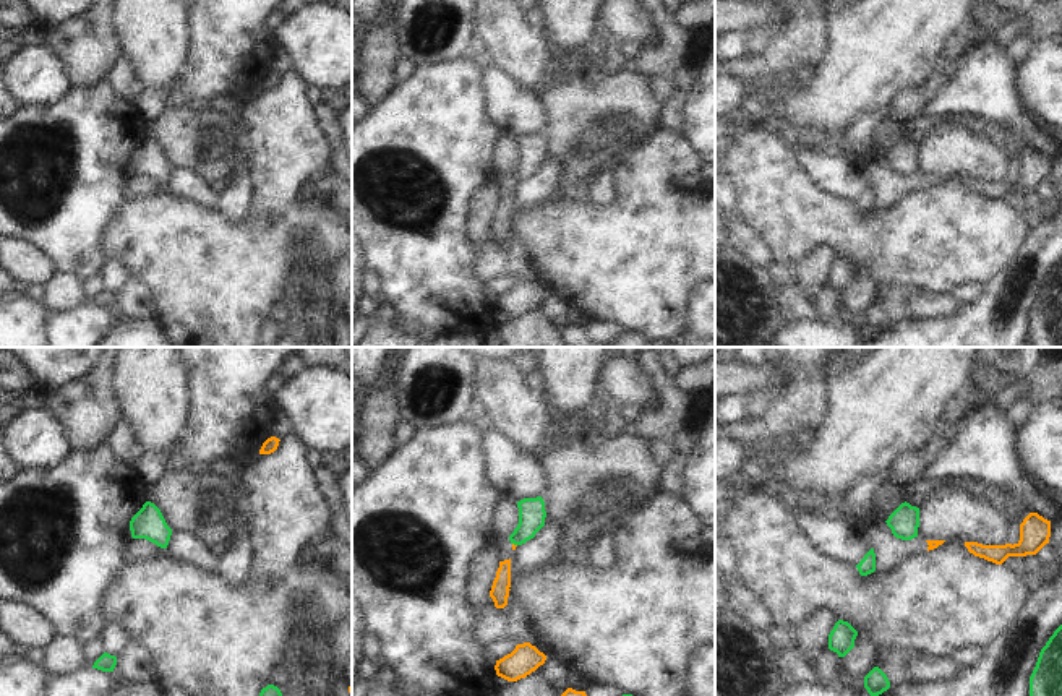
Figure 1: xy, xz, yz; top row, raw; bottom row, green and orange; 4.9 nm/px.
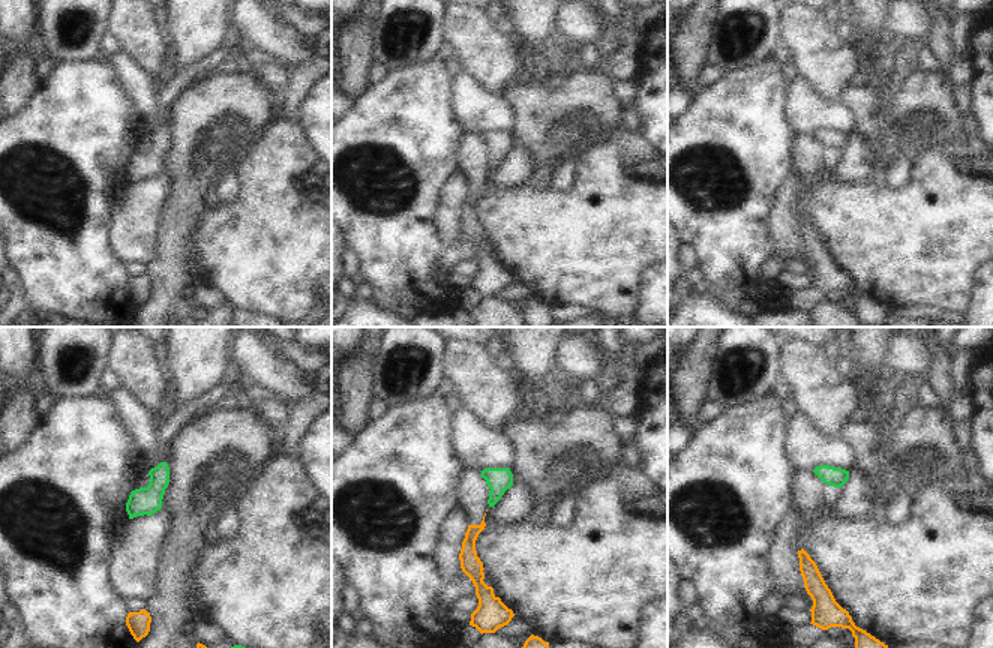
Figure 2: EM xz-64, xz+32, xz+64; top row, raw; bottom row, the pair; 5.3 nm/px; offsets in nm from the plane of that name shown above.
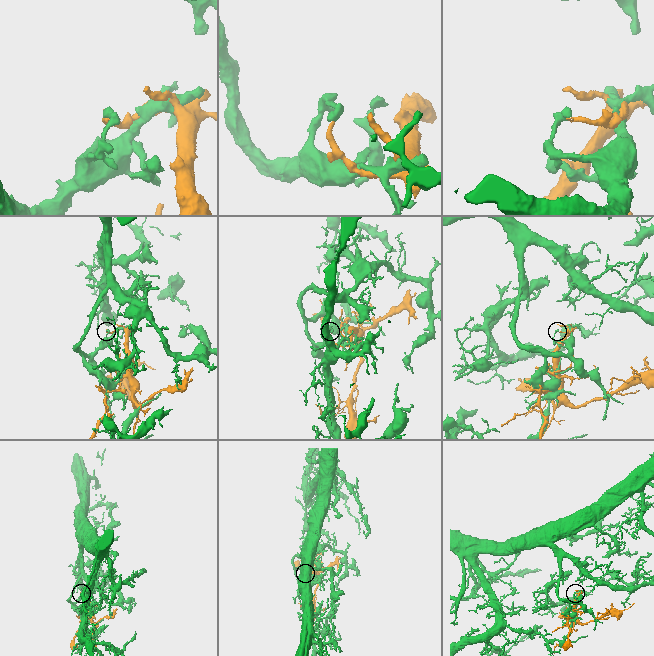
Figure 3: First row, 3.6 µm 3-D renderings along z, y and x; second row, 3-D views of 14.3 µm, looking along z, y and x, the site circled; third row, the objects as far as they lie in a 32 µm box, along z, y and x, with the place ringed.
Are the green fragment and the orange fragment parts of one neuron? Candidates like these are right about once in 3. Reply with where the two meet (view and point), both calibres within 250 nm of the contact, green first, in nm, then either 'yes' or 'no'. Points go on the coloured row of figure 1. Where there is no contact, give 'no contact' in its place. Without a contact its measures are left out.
meets green in xz at (514, 544); 130 nm thick on the green side, 20 nm on the other; no

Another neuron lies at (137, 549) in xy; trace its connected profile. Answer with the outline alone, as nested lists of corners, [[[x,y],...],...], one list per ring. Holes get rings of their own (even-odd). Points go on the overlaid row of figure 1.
[[[130,539],[123,548],[123,563],[144,561],[152,558],[169,558],[169,550],[161,548],[146,539]]]

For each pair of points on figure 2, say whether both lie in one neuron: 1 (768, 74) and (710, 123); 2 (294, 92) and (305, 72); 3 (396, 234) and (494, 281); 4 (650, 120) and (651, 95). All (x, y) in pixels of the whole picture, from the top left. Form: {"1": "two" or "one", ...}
{"1": "one", "2": "one", "3": "two", "4": "one"}

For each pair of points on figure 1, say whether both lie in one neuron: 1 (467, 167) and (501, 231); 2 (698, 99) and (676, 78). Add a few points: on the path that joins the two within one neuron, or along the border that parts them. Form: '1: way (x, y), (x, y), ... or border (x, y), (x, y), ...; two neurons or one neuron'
1: border (498, 141), (493, 151), (490, 179); two neurons
2: border (698, 73), (686, 91), (680, 127); two neurons

